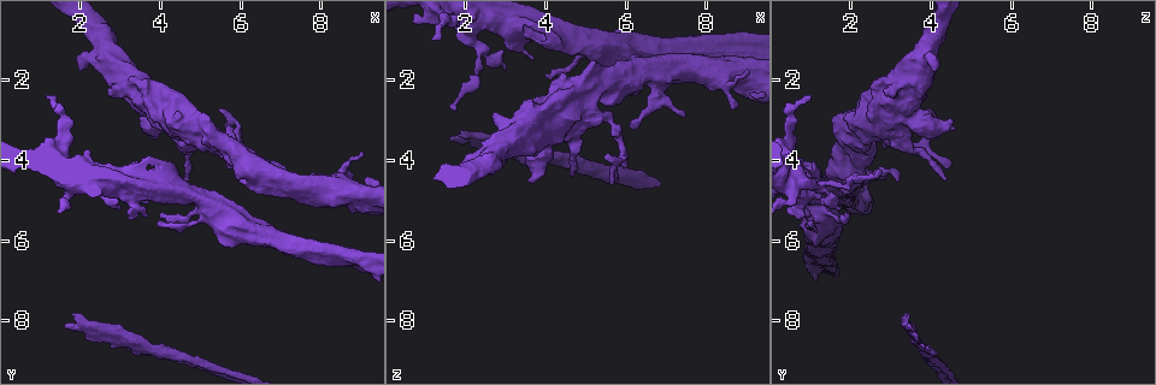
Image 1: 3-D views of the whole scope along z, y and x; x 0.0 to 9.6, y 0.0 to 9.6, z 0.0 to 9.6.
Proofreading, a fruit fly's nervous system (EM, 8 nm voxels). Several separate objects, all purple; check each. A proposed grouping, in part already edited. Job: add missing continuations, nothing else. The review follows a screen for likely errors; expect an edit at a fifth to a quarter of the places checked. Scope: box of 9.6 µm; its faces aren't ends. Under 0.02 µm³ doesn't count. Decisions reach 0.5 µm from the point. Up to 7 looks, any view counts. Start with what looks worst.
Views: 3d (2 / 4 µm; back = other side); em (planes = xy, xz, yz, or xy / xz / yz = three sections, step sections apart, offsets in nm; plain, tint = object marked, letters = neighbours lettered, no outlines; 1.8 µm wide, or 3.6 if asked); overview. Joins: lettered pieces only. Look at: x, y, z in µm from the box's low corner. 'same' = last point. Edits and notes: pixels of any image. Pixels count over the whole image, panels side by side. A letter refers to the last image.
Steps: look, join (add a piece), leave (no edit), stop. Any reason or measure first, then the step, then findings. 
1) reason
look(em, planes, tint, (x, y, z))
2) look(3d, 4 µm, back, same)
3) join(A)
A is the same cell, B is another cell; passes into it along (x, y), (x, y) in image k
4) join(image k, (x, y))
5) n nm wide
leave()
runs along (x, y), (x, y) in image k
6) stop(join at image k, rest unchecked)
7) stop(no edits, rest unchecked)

branch stops here
look(3d, 4 µm, (1.55, 8.10, 3.45))

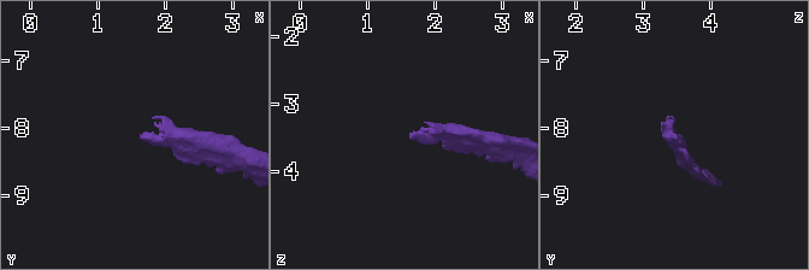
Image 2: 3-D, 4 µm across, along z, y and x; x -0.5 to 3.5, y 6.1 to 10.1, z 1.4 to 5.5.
look(em, planes, letters, (1.60, 8.10, 3.50))

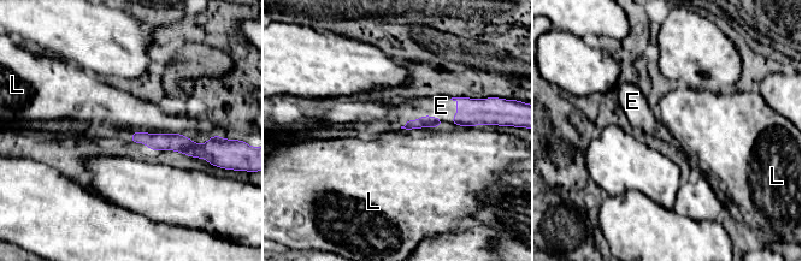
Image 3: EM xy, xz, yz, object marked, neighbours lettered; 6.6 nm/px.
L touches over 340 nm
join(E)
E is the same cell, L is another cell; it goes on there

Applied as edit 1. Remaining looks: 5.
redraw
look(overview)

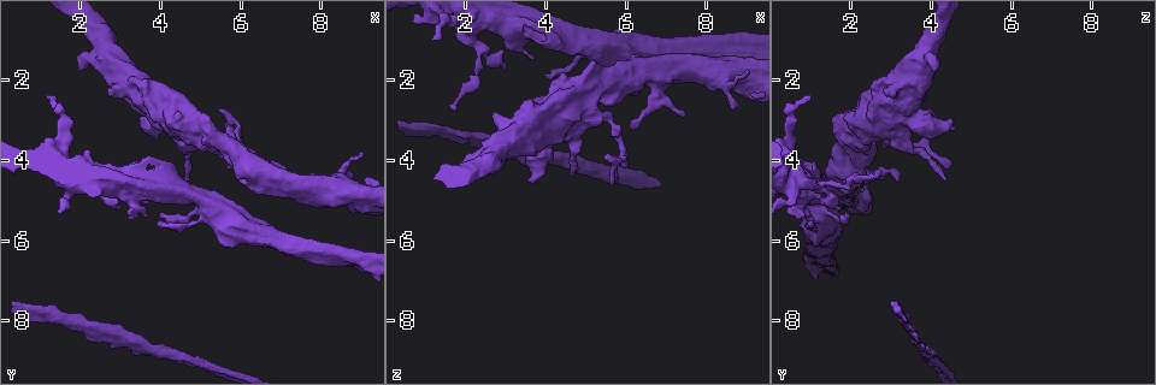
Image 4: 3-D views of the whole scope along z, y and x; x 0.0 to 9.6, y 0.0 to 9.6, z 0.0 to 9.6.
an open end
look(em, planes, letters, (4.65, 4.50, 4.35))

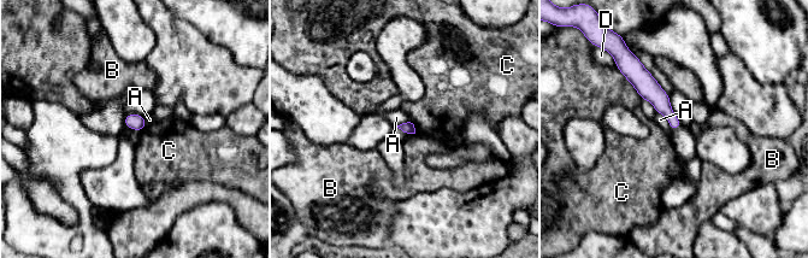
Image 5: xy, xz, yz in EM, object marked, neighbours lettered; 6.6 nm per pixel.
C touches over 280 nm
leave()
A, B, C and D are other cells; none of them fits

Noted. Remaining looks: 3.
an open end
look(em, xz, step 8, letters, (3.80, 4.15, 1.05))

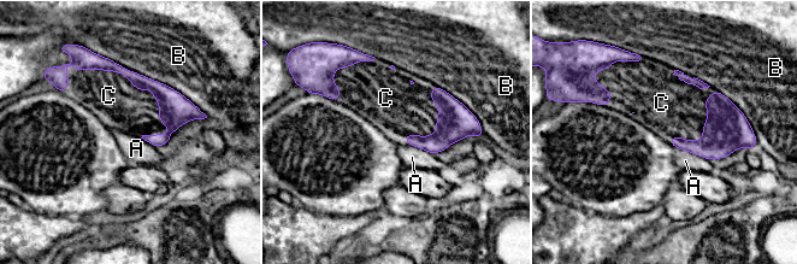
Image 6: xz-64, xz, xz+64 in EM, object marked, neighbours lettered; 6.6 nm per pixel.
join(C)
C is the same cell, A and B are other cells; passes into it along (171, 101), (136, 88), (108, 95) in image 6; the neuron continues

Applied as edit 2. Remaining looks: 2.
stop(join at image 3, join at image 6, rest unchecked)

